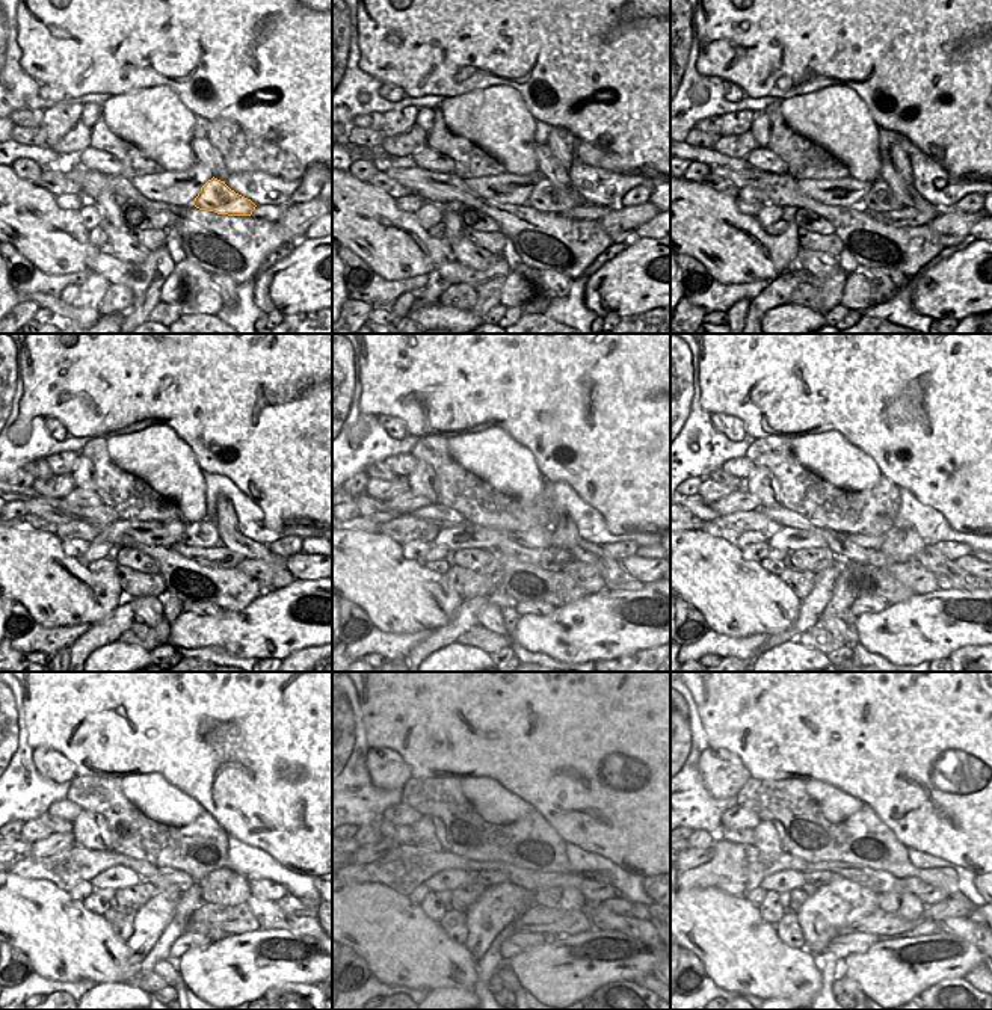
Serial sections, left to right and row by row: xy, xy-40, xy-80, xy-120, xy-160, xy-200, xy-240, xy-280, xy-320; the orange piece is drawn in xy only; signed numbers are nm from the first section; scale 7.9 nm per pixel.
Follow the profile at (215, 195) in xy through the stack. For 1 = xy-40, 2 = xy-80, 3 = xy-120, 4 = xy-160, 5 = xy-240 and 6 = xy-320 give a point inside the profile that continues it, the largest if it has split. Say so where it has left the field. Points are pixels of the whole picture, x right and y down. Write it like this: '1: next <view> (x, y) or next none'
1: next xy-40 (545, 197)
2: next xy-80 (879, 198)
3: next xy-120 (204, 535)
4: next xy-160 (539, 536)
5: next xy-240 (177, 877)
6: next xy-320 (819, 877)

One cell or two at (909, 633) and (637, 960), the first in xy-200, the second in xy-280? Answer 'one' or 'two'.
one

